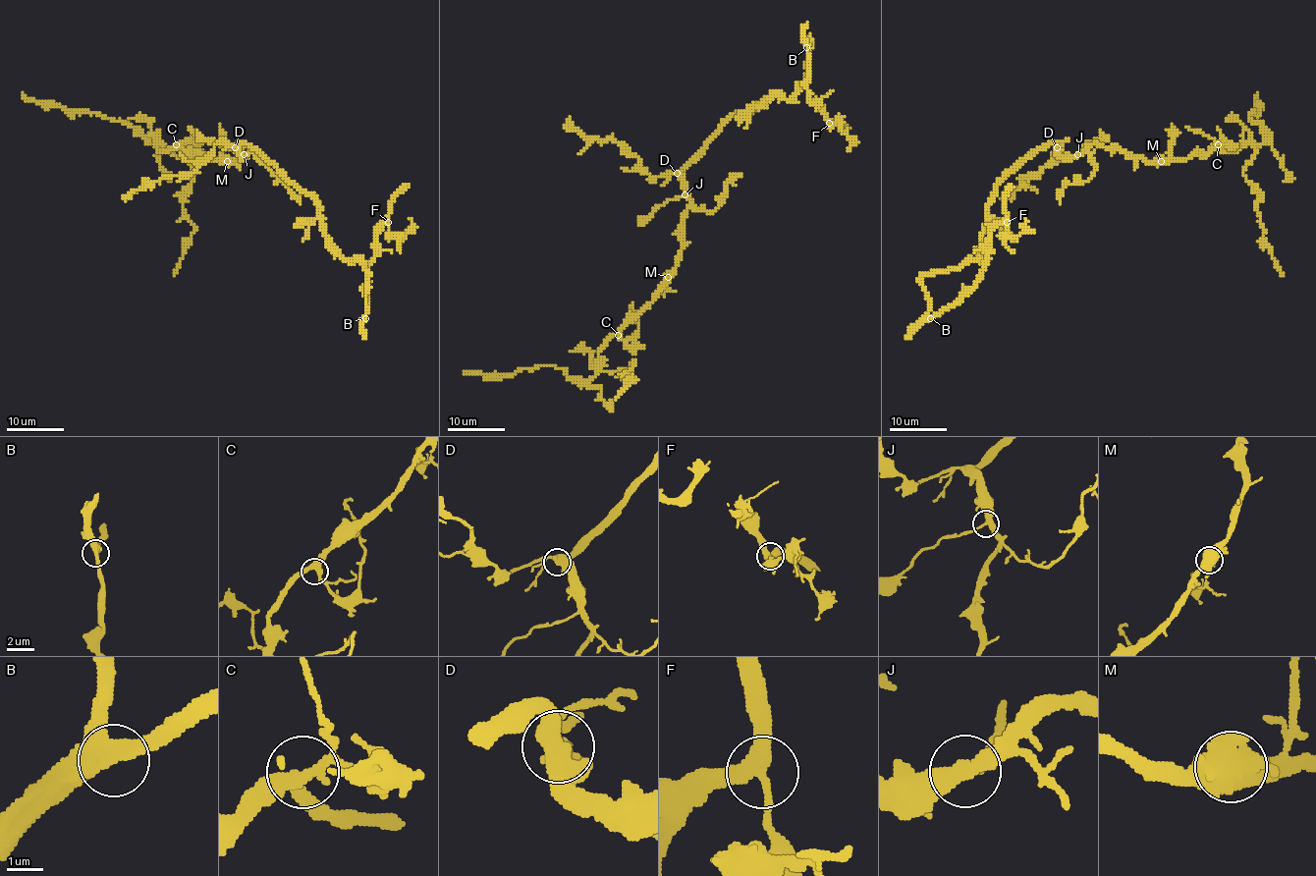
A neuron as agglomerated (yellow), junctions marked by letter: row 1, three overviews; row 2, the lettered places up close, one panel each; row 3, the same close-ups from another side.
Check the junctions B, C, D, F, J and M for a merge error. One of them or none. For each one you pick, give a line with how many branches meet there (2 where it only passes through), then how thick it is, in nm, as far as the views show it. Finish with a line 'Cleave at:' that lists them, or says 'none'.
Cleave at: none

